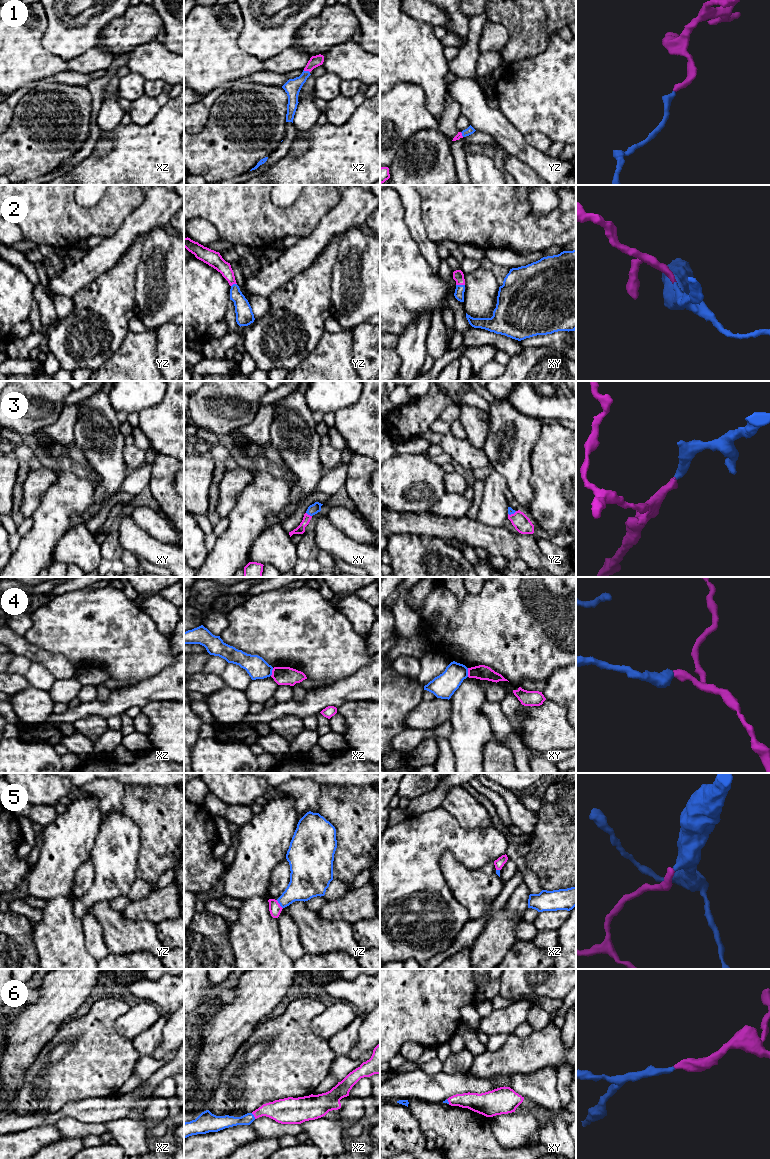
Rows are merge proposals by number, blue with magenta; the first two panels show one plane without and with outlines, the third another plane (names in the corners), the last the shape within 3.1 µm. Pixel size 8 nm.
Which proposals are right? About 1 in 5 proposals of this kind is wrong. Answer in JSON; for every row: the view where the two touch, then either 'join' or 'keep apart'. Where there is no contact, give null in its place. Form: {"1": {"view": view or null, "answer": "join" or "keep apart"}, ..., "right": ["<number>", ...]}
{"1": {"view": "xz", "answer": "join"}, "2": {"view": "xy", "answer": "join"}, "3": {"view": "xy", "answer": "join"}, "4": {"view": "xy", "answer": "keep apart"}, "5": {"view": "yz", "answer": "join"}, "6": {"view": "xz", "answer": "join"}, "right": ["1", "2", "3", "5", "6"]}

